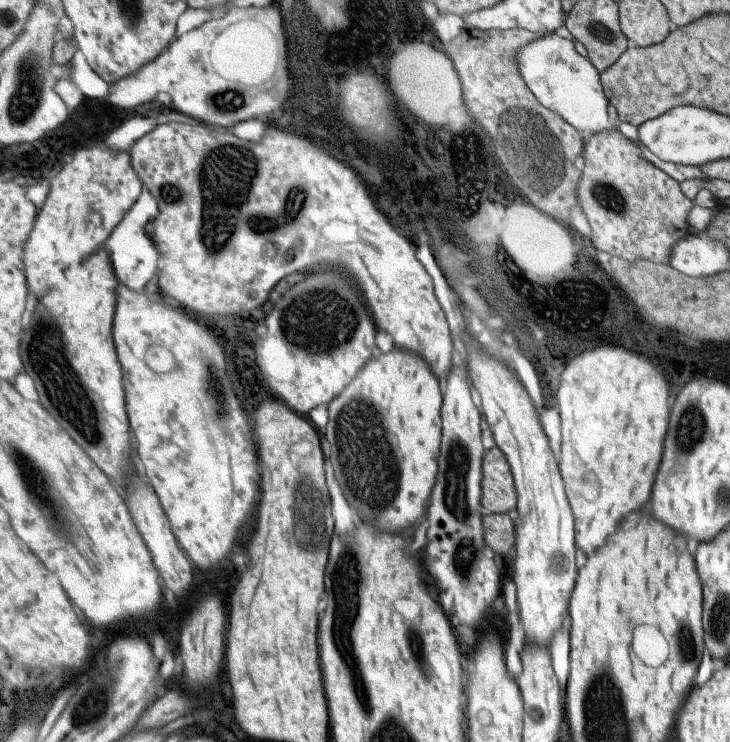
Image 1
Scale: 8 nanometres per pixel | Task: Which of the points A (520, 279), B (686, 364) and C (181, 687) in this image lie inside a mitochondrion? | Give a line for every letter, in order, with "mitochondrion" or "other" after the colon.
A: other
B: other
C: other

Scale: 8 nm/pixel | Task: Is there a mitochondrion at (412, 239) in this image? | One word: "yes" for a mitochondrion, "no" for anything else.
no

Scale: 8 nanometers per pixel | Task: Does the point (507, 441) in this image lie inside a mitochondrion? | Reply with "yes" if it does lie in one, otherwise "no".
no

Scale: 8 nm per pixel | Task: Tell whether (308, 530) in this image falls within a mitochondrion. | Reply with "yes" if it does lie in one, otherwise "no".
yes

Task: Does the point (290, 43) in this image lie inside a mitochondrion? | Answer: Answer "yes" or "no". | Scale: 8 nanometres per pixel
no

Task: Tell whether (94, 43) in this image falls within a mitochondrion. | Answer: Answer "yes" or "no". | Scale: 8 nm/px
no

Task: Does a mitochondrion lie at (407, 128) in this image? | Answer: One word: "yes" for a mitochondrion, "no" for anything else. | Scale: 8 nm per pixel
no

